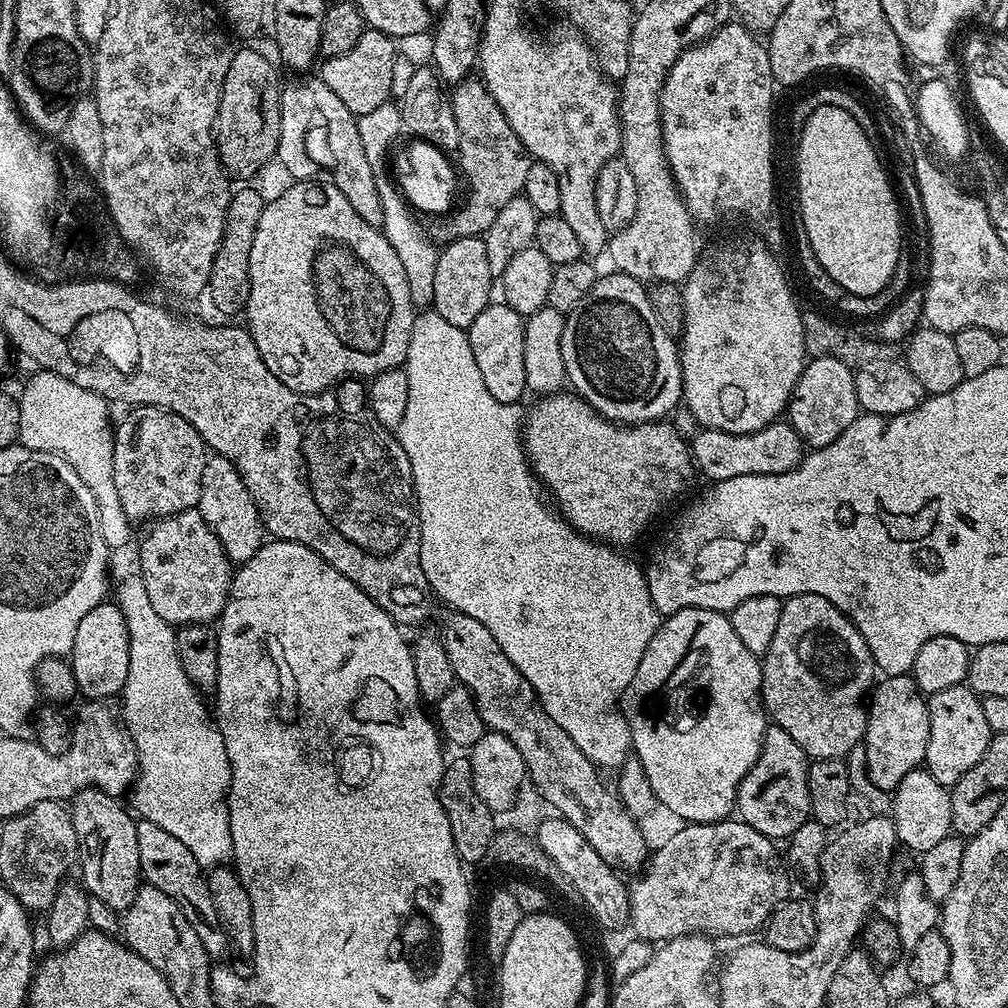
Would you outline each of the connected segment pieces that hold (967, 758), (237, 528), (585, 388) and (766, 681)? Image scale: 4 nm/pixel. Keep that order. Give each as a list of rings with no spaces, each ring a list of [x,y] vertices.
[[[967,683],[950,686],[950,690],[938,690],[927,697],[930,714],[930,742],[926,742],[926,758],[923,767],[939,784],[951,786],[982,762],[986,746],[992,741],[992,731],[982,715],[980,696]]]
[[[212,454],[205,459],[198,511],[210,530],[214,530],[218,542],[222,542],[222,550],[226,550],[233,565],[239,566],[254,558],[254,554],[258,554],[258,550],[266,542],[258,506],[254,498],[250,498],[250,490],[246,490],[238,470],[226,458]]]
[[[612,270],[609,273],[609,276],[597,275],[586,298],[565,315],[562,362],[566,366],[567,383],[571,391],[599,416],[614,424],[627,426],[663,421],[667,412],[677,411],[684,394],[677,341],[669,332],[662,330],[662,322],[658,322],[658,314],[654,314],[654,306],[650,306],[647,287],[624,272]]]
[[[811,592],[784,600],[778,630],[762,657],[760,699],[771,723],[781,728],[805,757],[844,758],[863,741],[868,725],[866,697],[877,676],[870,646],[851,620],[826,598]]]

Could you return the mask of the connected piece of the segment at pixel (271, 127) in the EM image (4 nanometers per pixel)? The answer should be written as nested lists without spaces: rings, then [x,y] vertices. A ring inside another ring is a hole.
[[[237,47],[233,51],[230,70],[226,70],[226,82],[222,86],[214,129],[220,162],[229,177],[252,176],[276,155],[282,80],[276,77],[277,65],[273,64],[252,48]]]

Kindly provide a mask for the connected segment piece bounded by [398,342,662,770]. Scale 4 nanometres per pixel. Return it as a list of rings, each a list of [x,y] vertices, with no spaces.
[[[414,342],[408,348],[408,359],[402,365],[410,382],[410,402],[406,402],[406,414],[402,414],[402,422],[398,429],[398,439],[402,450],[406,450],[406,458],[410,458],[412,467],[412,486],[416,513],[420,515],[420,561],[426,574],[426,582],[433,593],[436,592],[448,603],[449,609],[466,614],[470,618],[478,618],[490,634],[494,634],[494,642],[502,646],[502,654],[518,666],[522,678],[530,682],[537,698],[542,702],[546,714],[574,738],[574,746],[590,758],[597,769],[619,769],[623,760],[627,760],[632,752],[632,735],[628,729],[626,718],[617,714],[626,686],[630,686],[630,678],[634,678],[634,670],[638,670],[638,662],[642,662],[642,654],[646,654],[646,646],[650,638],[654,638],[656,629],[662,623],[662,617],[656,611],[650,598],[648,577],[645,569],[640,568],[632,560],[619,556],[615,547],[603,542],[591,540],[577,532],[559,511],[547,499],[540,497],[542,485],[536,479],[528,456],[522,443],[522,412],[516,404],[503,404],[486,390],[486,382],[482,382],[482,373],[478,371],[478,362],[474,362],[474,350],[466,342],[460,344],[420,344]]]

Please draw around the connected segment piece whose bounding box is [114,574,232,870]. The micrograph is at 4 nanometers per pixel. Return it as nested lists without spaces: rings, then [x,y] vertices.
[[[139,574],[128,576],[114,588],[114,603],[126,618],[126,630],[130,638],[130,670],[122,693],[122,723],[132,735],[136,747],[136,782],[130,789],[130,808],[139,819],[155,822],[174,834],[178,842],[190,849],[198,858],[200,867],[211,870],[232,860],[232,839],[228,821],[228,787],[232,781],[230,758],[226,754],[226,742],[222,738],[213,713],[204,705],[201,689],[182,670],[176,645],[176,628],[166,622],[154,610],[146,591],[146,582]]]

